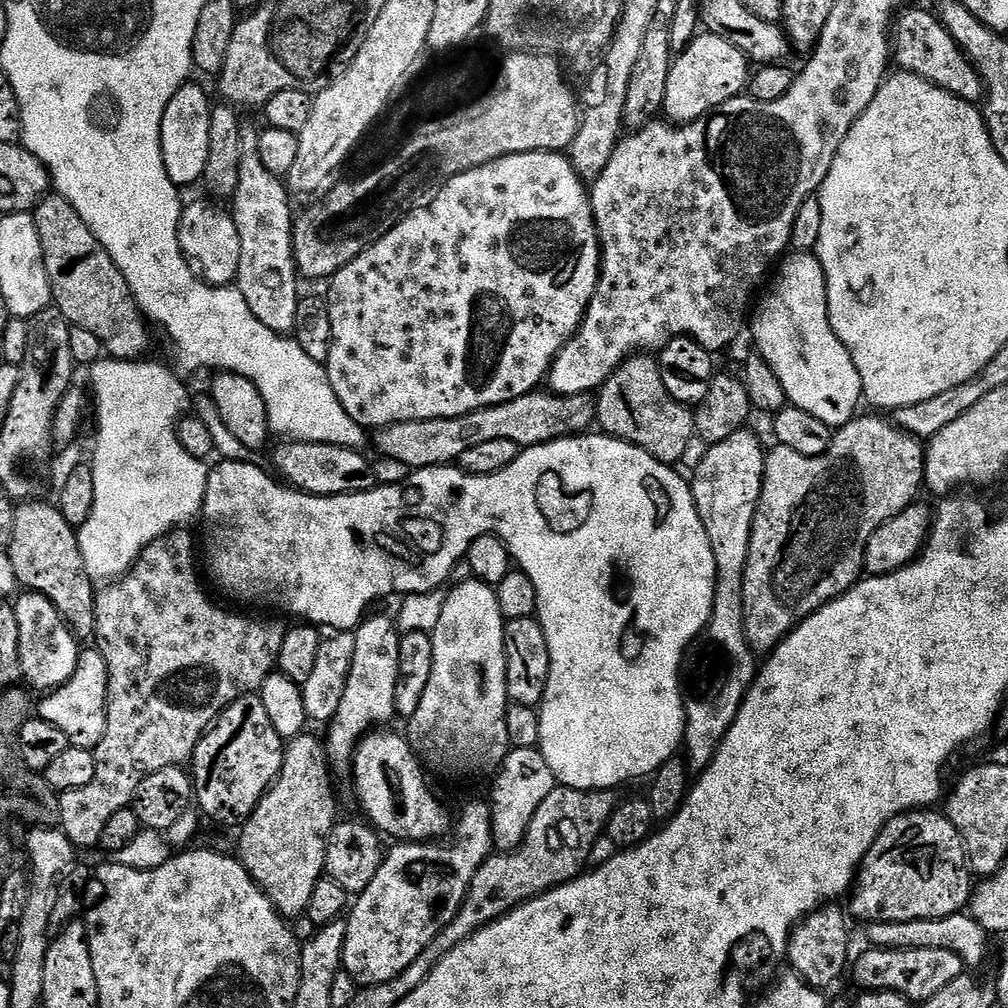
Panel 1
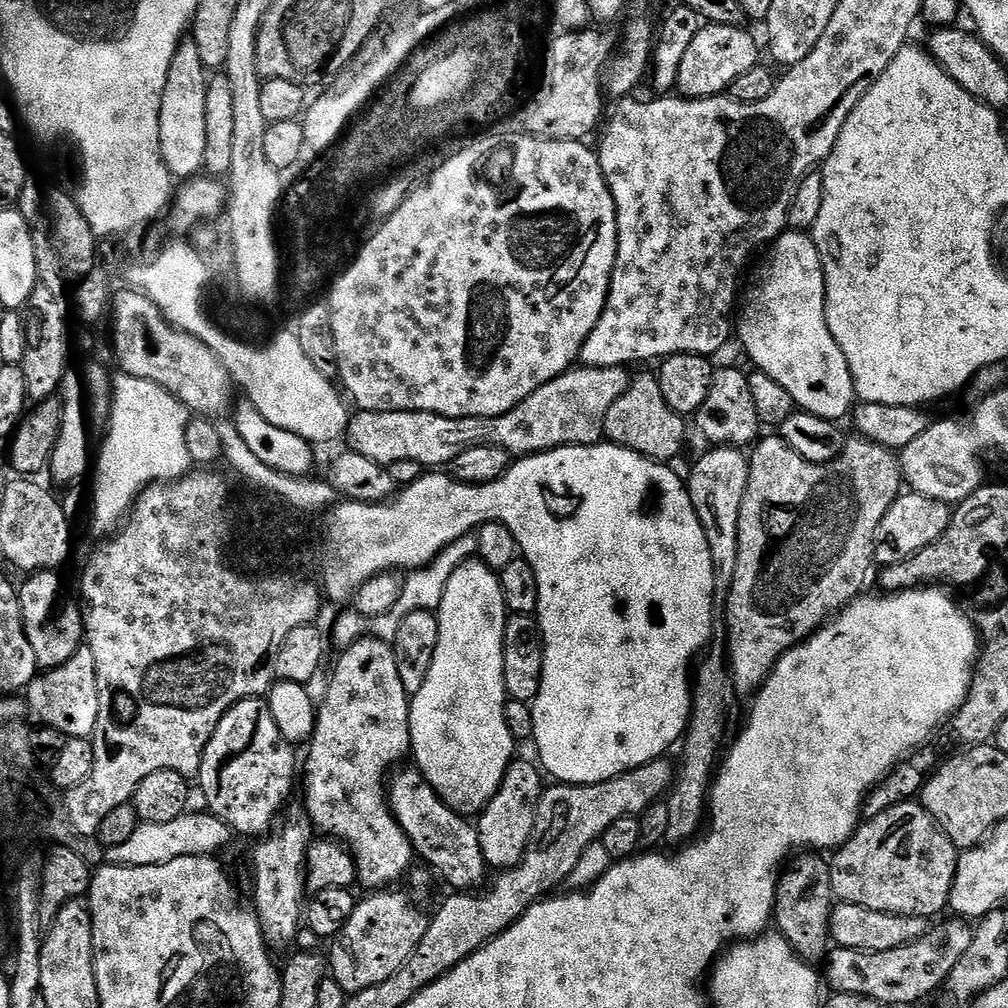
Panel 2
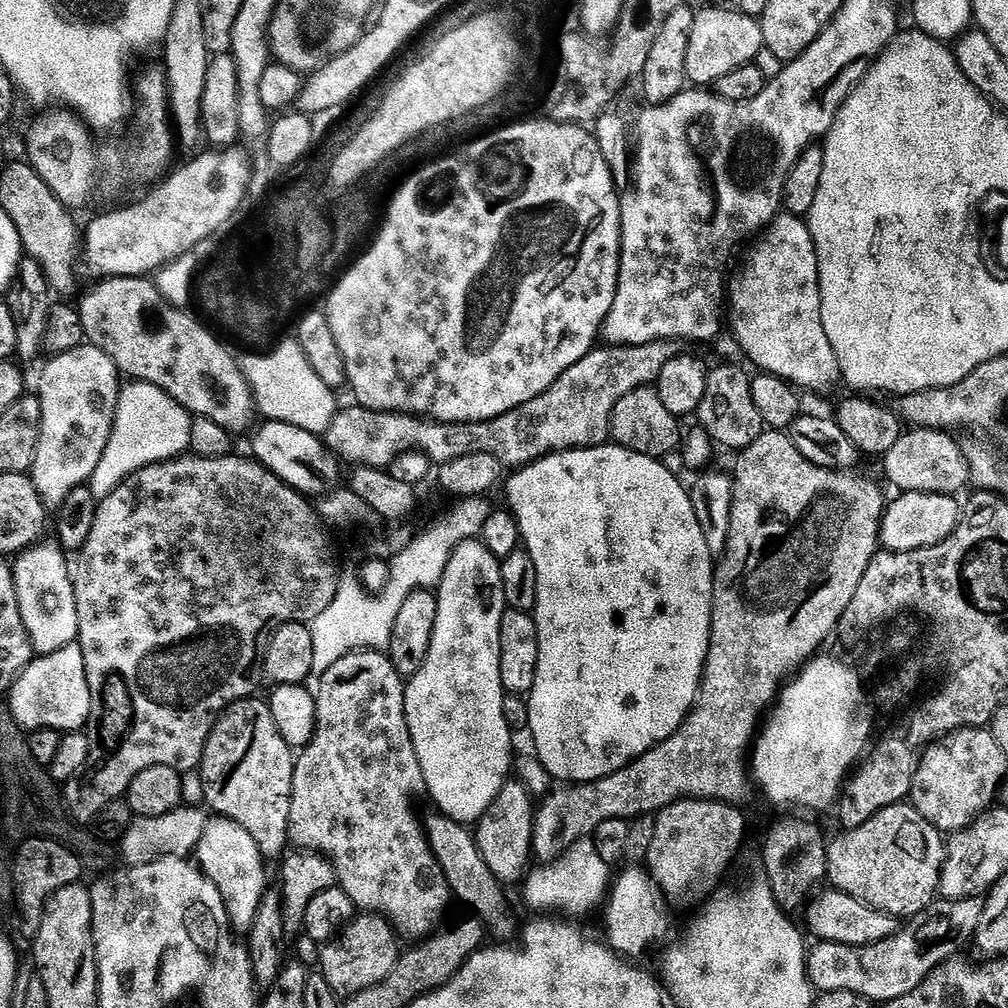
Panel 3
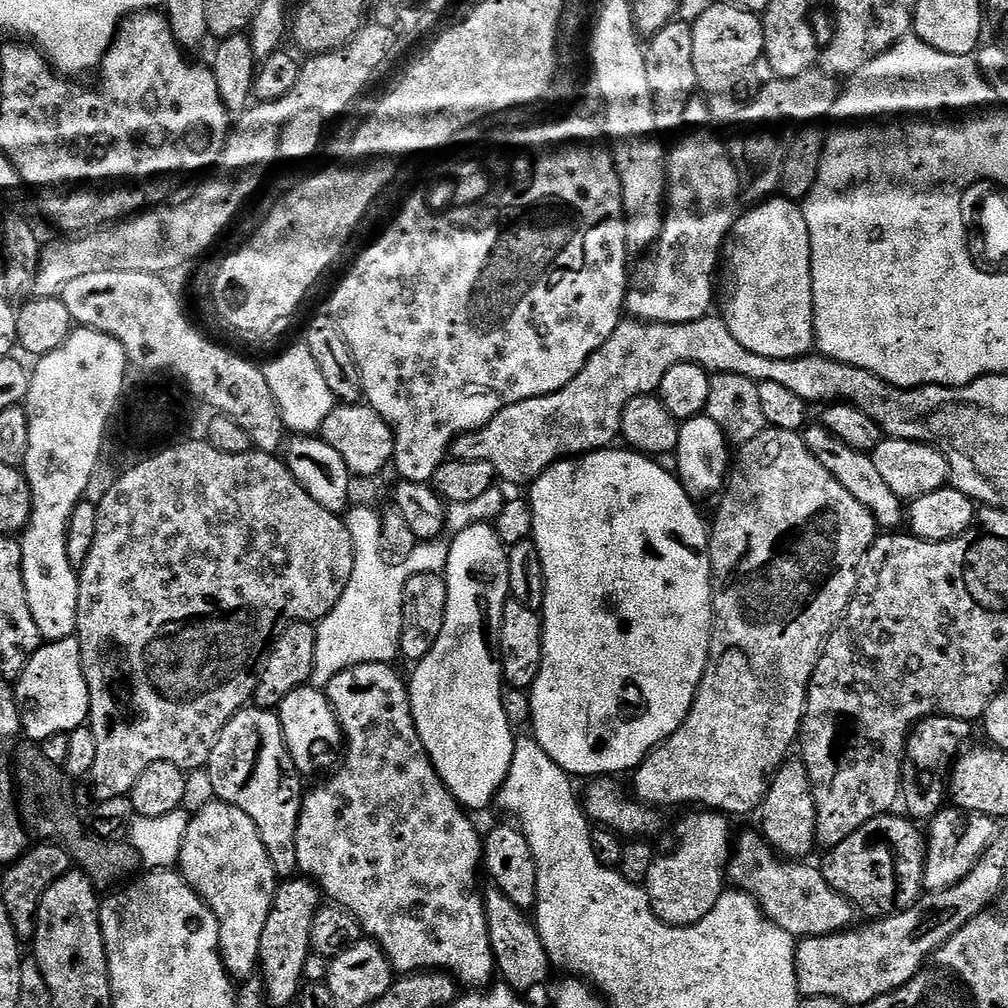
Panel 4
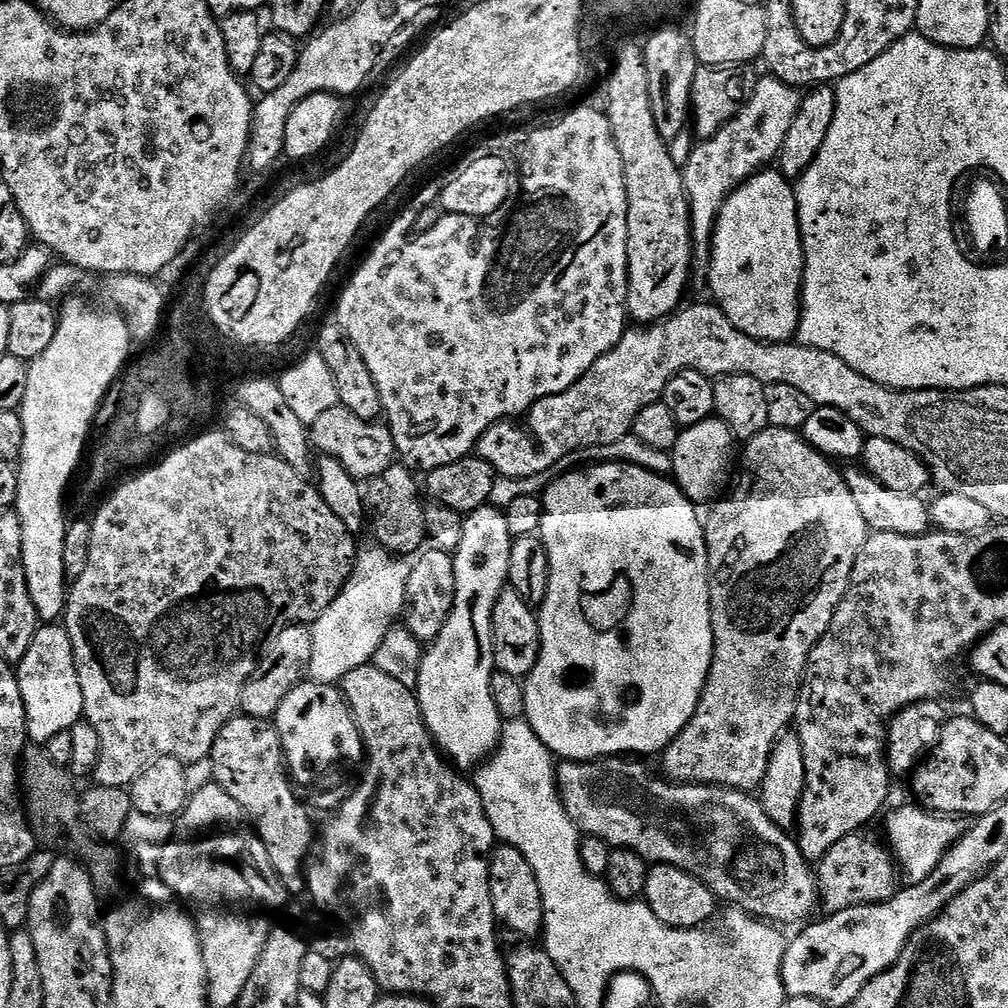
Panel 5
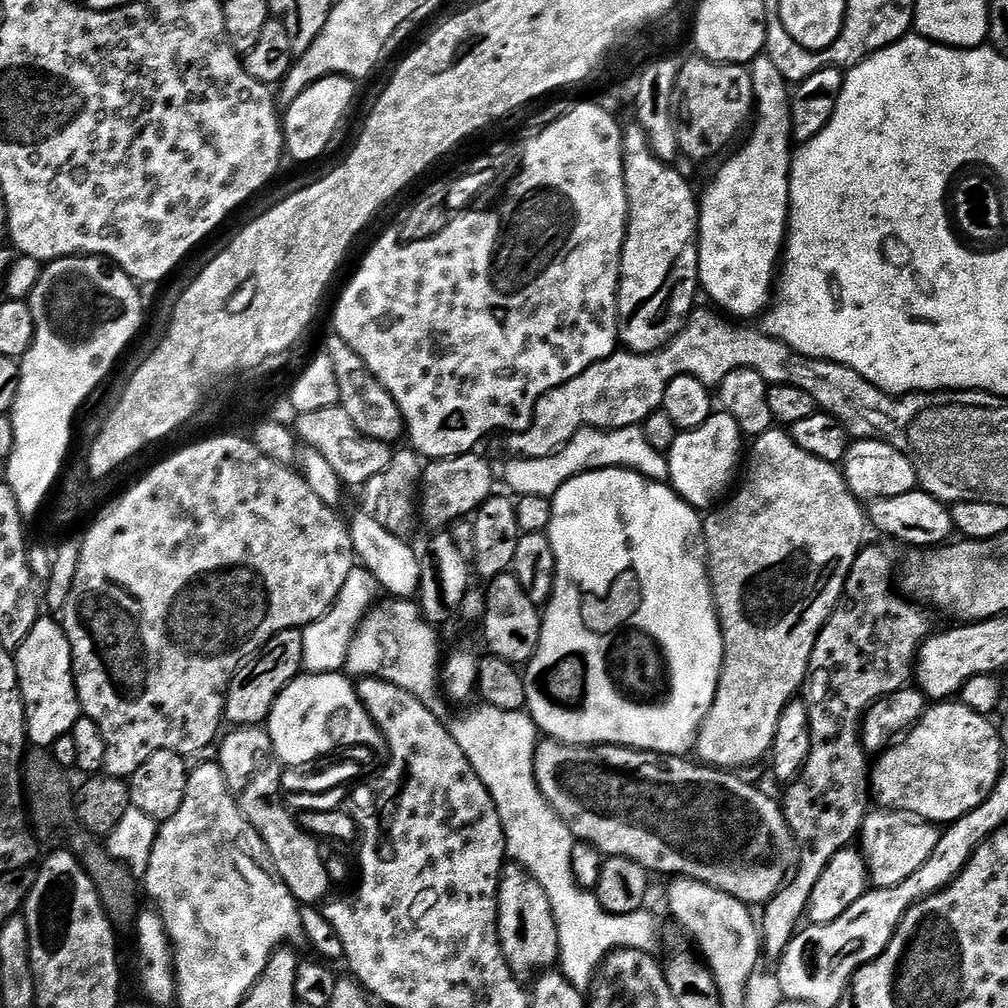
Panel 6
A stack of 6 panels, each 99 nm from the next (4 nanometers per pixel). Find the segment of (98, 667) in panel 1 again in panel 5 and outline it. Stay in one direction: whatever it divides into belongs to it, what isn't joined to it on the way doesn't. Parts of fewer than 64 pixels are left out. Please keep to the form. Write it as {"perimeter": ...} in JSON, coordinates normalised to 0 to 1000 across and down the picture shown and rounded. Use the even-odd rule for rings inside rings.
{"perimeter":[[[48,617],[37,622],[30,637],[30,645],[18,656],[18,681],[22,685],[22,696],[26,700],[28,732],[31,737],[47,739],[54,728],[70,726],[83,709],[81,681],[77,677],[77,665],[69,629],[59,618]]]}

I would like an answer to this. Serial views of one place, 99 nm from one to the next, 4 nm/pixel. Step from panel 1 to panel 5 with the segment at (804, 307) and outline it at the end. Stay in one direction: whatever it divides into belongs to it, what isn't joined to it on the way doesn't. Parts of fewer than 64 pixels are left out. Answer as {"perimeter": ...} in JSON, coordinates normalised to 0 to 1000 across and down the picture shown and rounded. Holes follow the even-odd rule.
{"perimeter":[[[755,169],[749,171],[745,177],[733,183],[727,190],[720,196],[716,208],[710,217],[710,226],[706,229],[706,244],[704,247],[704,257],[700,263],[702,269],[702,286],[706,289],[705,297],[711,306],[715,306],[728,319],[736,331],[740,331],[749,337],[759,337],[762,341],[777,341],[785,338],[791,332],[794,324],[794,291],[798,285],[798,241],[794,235],[794,217],[792,216],[792,204],[790,203],[790,188],[787,180],[782,179],[773,169]]]}

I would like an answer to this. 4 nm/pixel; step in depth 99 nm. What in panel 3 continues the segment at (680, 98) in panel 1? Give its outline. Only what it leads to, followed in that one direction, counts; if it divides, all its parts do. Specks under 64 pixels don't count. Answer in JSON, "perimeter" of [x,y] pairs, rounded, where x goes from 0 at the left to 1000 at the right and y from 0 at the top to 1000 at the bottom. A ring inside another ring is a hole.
{"perimeter":[[[725,6],[719,8],[698,8],[690,12],[688,30],[685,30],[685,46],[681,49],[681,73],[683,83],[687,85],[706,85],[712,77],[720,77],[724,69],[732,69],[736,65],[747,63],[750,55],[755,54],[758,48],[758,39],[751,17],[742,16],[738,12],[731,12]]]}

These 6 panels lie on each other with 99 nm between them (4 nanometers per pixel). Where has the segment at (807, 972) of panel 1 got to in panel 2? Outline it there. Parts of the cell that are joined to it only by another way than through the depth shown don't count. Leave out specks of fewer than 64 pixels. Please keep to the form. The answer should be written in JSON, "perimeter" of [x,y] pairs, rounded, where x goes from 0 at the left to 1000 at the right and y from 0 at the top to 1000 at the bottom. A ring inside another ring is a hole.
{"perimeter":[[[794,847],[777,862],[774,878],[770,880],[769,920],[784,935],[795,952],[816,953],[823,943],[823,911],[830,896],[823,875],[823,857],[813,847]]]}

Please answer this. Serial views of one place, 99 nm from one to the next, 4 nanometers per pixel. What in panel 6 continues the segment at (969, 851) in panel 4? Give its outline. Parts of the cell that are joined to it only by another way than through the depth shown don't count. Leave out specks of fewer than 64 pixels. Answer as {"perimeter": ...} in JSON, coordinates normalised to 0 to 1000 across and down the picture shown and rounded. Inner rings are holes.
{"perimeter":[[[874,801],[862,805],[861,810],[857,813],[857,818],[853,821],[851,830],[851,840],[857,847],[857,854],[861,857],[862,874],[871,881],[882,881],[899,875],[899,871],[903,871],[903,867],[912,863],[919,855],[919,851],[923,851],[923,847],[927,847],[927,839],[931,839],[933,827],[934,822],[930,818],[902,806],[891,806]]]}

